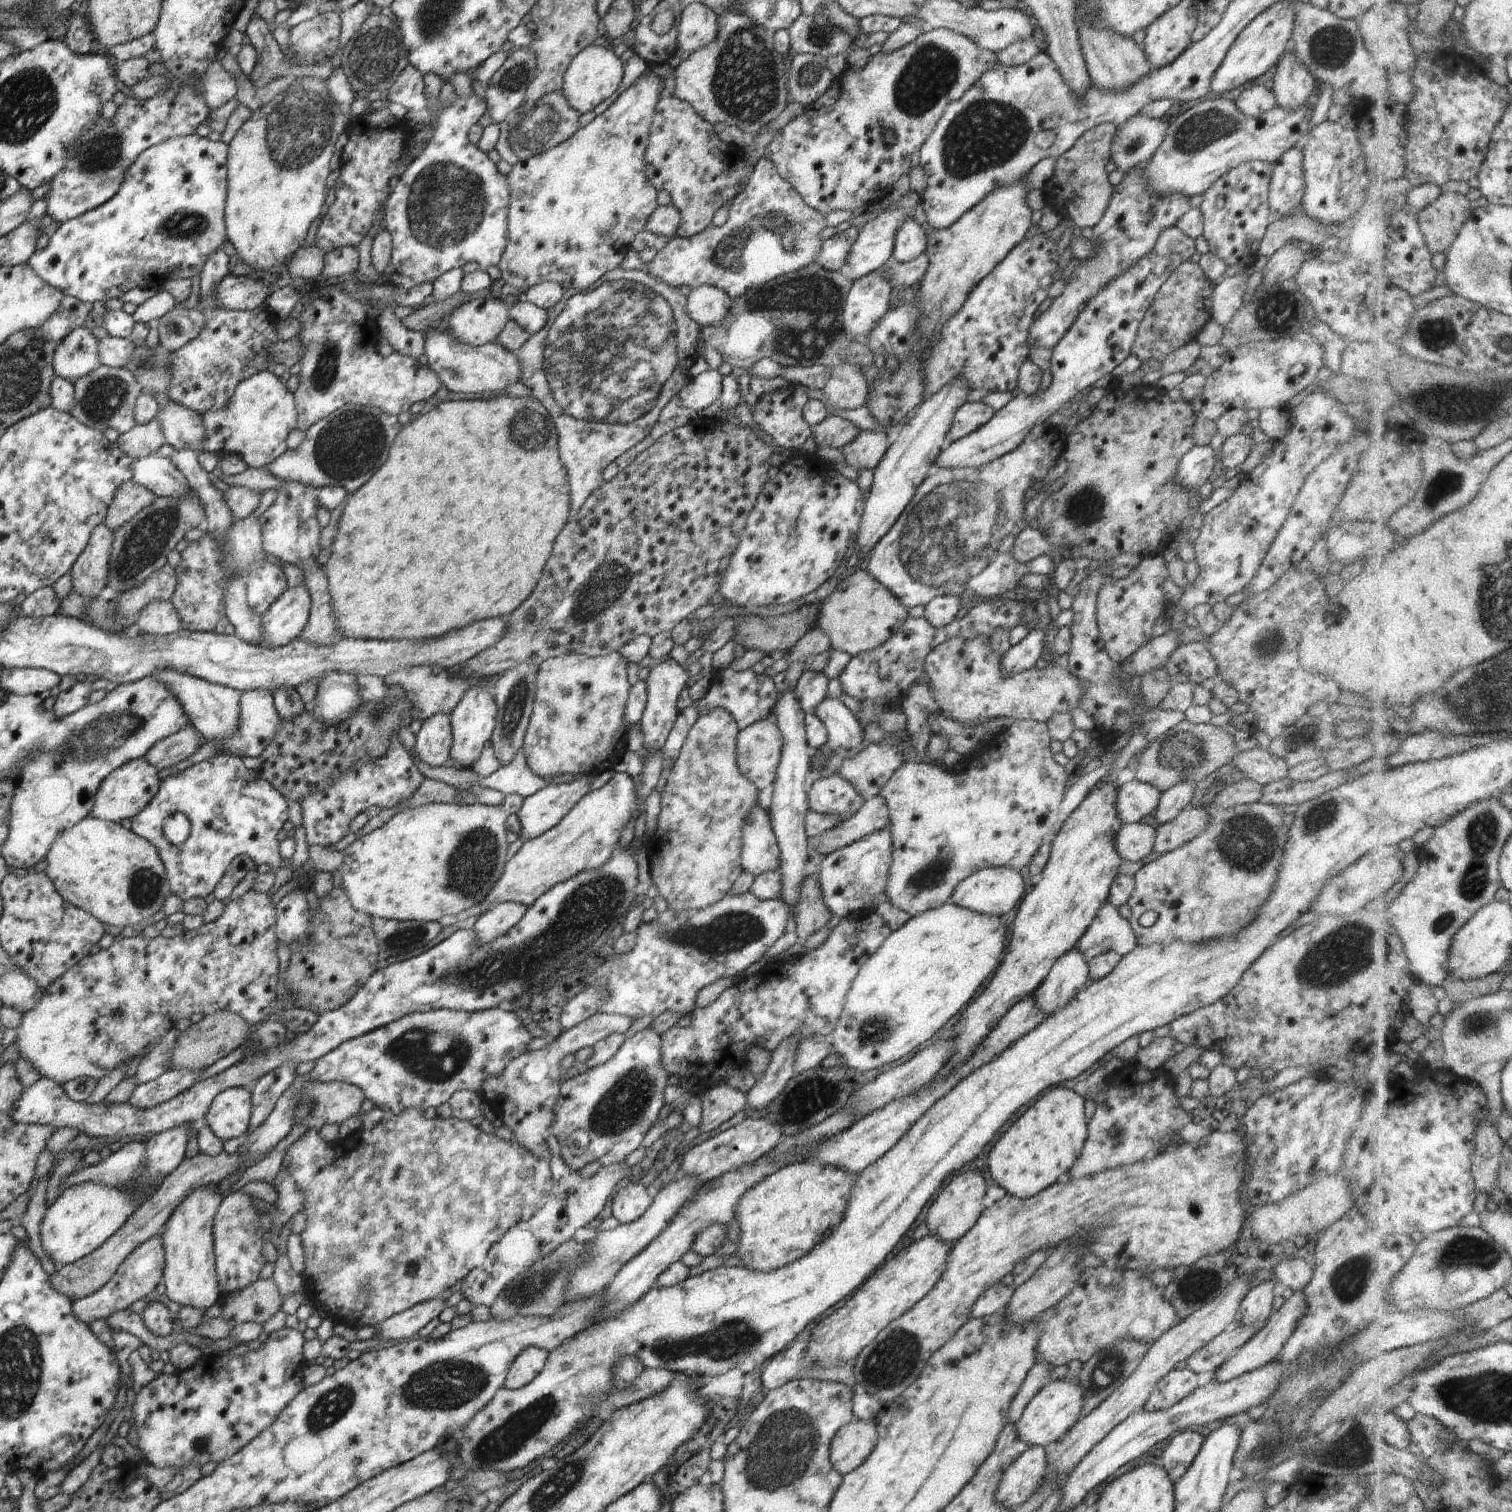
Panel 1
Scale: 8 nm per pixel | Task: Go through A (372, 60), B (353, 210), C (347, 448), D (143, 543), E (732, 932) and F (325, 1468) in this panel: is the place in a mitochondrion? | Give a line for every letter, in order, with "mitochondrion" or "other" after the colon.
A: mitochondrion
B: other
C: mitochondrion
D: mitochondrion
E: mitochondrion
F: other

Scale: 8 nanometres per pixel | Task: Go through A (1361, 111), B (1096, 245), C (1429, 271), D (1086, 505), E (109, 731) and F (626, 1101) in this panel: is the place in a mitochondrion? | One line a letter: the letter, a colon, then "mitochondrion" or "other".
A: other
B: other
C: other
D: mitochondrion
E: mitochondrion
F: mitochondrion

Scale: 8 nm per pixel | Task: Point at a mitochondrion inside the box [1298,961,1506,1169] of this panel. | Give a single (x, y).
(1479, 1023)

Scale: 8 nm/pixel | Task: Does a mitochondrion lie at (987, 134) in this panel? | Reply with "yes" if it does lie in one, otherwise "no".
yes

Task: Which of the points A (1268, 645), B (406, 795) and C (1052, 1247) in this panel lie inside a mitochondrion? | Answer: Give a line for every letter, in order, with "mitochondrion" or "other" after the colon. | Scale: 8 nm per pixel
A: mitochondrion
B: other
C: other

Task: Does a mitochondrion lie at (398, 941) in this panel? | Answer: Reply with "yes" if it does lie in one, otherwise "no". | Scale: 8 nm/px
yes

